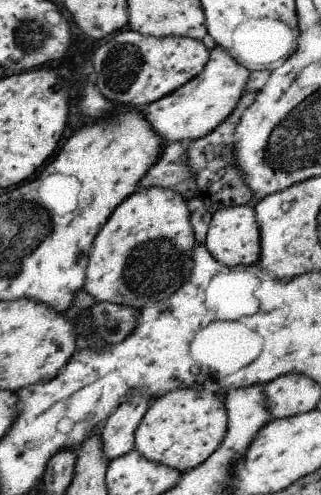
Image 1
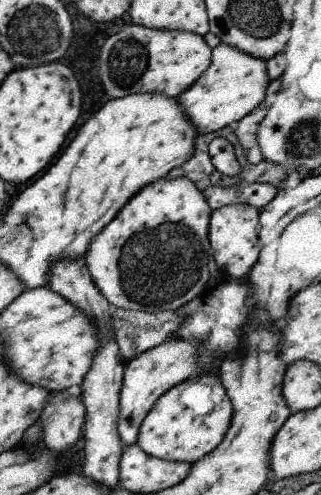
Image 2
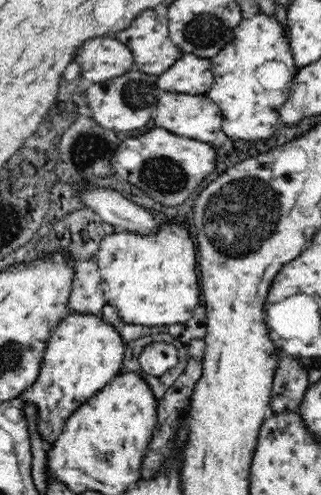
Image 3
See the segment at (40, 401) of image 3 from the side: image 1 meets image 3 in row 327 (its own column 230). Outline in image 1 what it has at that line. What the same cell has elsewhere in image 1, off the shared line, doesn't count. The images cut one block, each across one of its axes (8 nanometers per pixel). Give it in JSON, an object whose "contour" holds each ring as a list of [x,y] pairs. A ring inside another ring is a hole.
{"contour":[[[215,46],[211,50],[211,62],[207,62],[207,66],[197,78],[193,78],[173,94],[167,94],[157,102],[151,102],[139,108],[139,114],[143,114],[151,130],[159,134],[161,140],[167,140],[169,144],[195,142],[203,138],[207,132],[211,132],[217,124],[221,124],[223,118],[229,116],[237,100],[247,92],[245,86],[247,86],[249,74],[251,72],[239,66],[239,62],[235,62],[231,54],[227,54],[227,50],[223,50],[221,46]]]}

